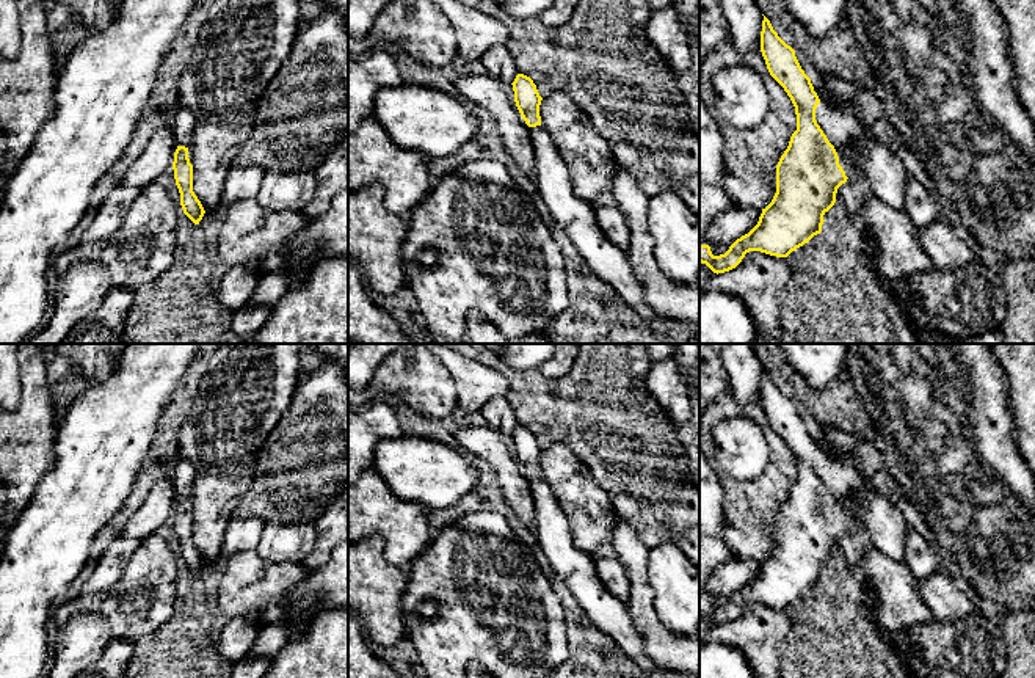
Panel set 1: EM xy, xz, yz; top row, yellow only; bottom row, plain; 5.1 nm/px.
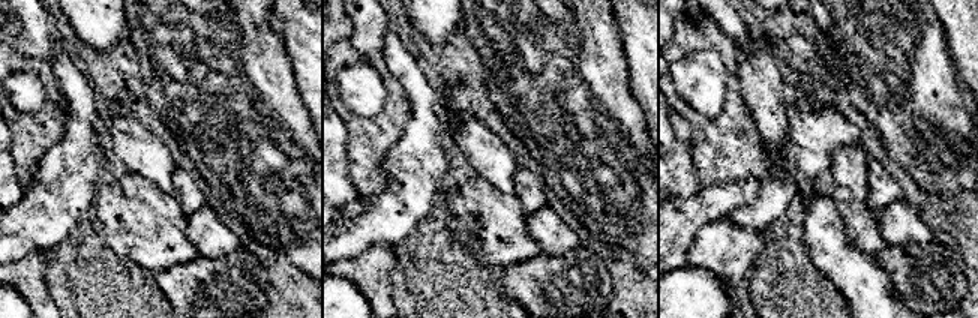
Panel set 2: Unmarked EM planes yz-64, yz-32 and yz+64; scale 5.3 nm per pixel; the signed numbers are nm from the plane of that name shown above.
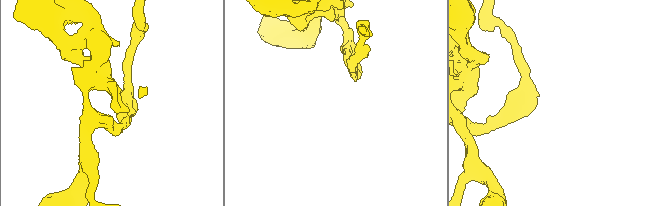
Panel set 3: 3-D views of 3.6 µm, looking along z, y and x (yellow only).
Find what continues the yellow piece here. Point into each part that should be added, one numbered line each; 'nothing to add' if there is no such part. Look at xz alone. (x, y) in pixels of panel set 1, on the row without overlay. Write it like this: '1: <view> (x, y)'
1: xz (576, 568)

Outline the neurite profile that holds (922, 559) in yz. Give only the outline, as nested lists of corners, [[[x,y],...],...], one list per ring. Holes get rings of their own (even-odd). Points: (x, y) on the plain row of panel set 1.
[[[910,532],[905,563],[908,565],[911,574],[917,581],[922,581],[939,571],[939,554],[932,540],[917,532]]]

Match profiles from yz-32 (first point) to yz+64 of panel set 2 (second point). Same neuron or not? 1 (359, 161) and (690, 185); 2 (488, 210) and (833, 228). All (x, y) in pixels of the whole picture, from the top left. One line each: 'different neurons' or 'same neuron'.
1: different neurons
2: different neurons

